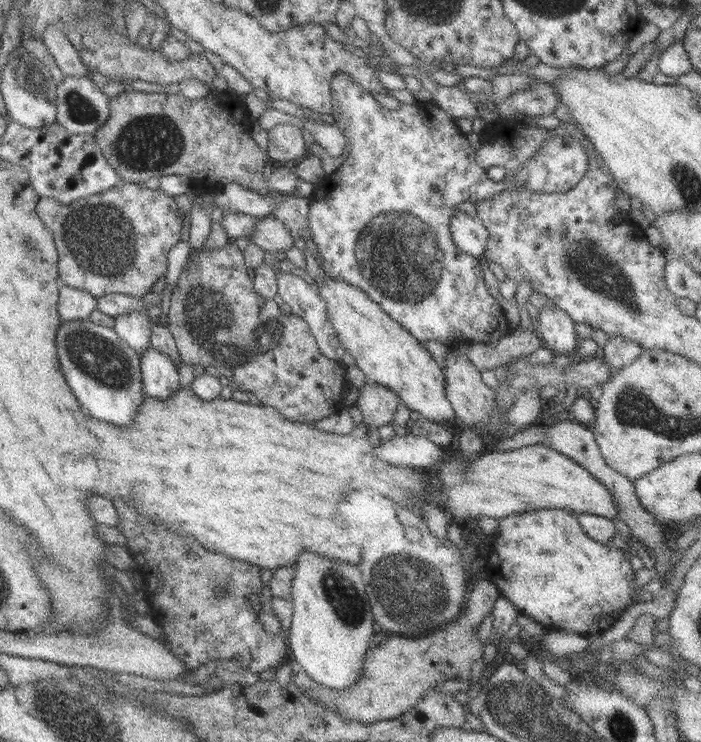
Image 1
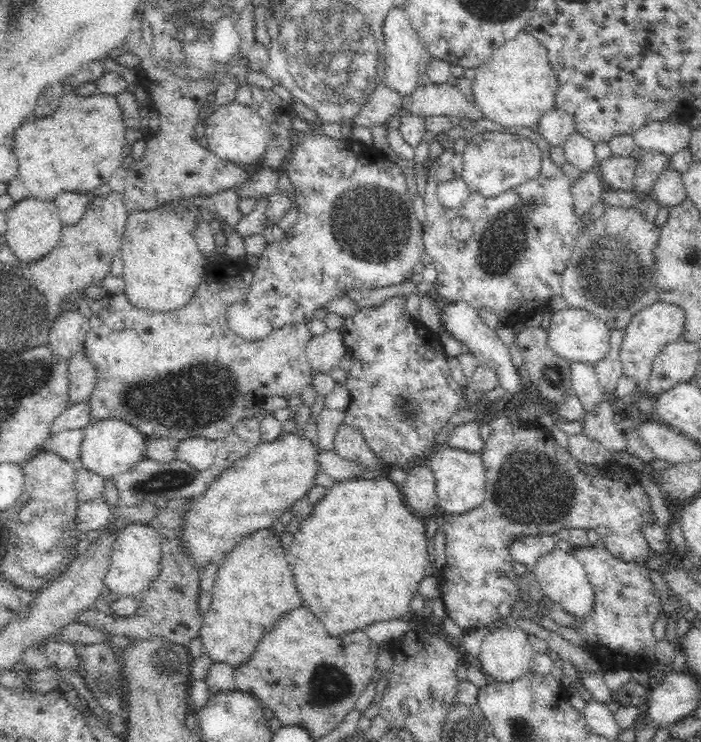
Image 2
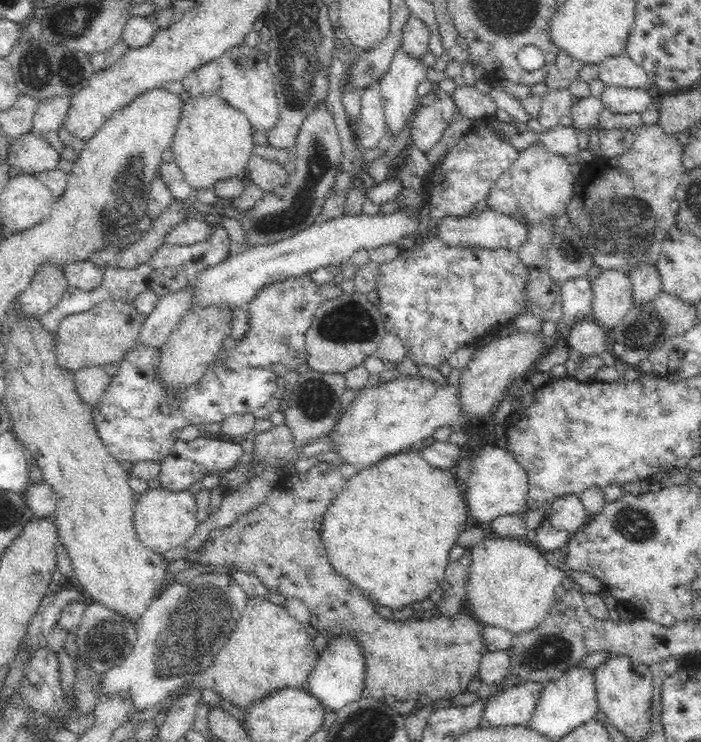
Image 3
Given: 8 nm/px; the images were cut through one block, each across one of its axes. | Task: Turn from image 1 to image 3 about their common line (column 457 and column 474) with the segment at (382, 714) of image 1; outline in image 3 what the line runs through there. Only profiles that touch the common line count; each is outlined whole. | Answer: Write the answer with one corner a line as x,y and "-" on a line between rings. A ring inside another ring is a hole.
319,462
314,466
307,468
306,472
299,471
296,476
282,474
282,477
276,486
266,495
264,501
258,505
256,509
253,509
249,513
240,515
240,517
228,527
221,529
217,527
213,529
209,534
209,537
203,542
202,550
196,549
195,551
188,553
185,557
190,562
198,563
199,565
203,566
217,566
220,564
220,566
227,566
230,569
238,569
242,572
253,572
269,591
272,590
277,592
285,599
298,598
298,600
302,600
310,612
309,624
316,628
319,633
323,632
324,630
329,630
333,633
332,637
350,633
350,635
352,635
352,637
354,637
354,639
360,643
360,647
362,647
362,654
364,655
365,685
361,694
361,696
364,698
373,698
384,701
389,705
392,705
392,707
394,707
398,713
406,716
411,712
414,712
414,710
420,710
420,708
424,708
424,706
428,706
428,704
436,702
436,700
442,700
442,698
452,699
455,696
458,696
458,694
466,692
468,684
470,684
472,680
478,679
479,664
481,658
485,655
486,652
485,643
483,642
481,635
481,625
478,623
478,621
476,621
476,619
474,619
474,617
472,617
472,615
466,612
466,610
463,610
452,618
438,615
435,617
430,616
428,620
415,620
413,618
405,621
386,620
386,618
382,618
382,616
376,612
374,605
372,605
372,601
368,600
368,595
362,594
362,592
358,590
358,587
354,587
354,584
350,584
350,580
342,578
342,575
338,575
338,573
334,571
334,567
332,567
332,563
328,558
326,547
324,547
324,543
322,543
320,532
314,530
314,519
321,518
325,514
326,510
328,510
328,507
332,504
334,497
337,497
338,494
344,490
346,482
347,480
340,472
340,467
328,462

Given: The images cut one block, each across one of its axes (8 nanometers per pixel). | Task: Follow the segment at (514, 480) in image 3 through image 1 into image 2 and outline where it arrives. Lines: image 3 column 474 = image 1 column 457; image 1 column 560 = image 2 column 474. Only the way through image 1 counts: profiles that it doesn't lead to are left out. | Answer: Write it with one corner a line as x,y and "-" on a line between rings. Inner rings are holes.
439,446
433,449
427,457
428,465
432,468
436,479
436,494
438,506
448,514
462,514
473,508
478,508
485,500
485,466
481,453
474,454
459,448

